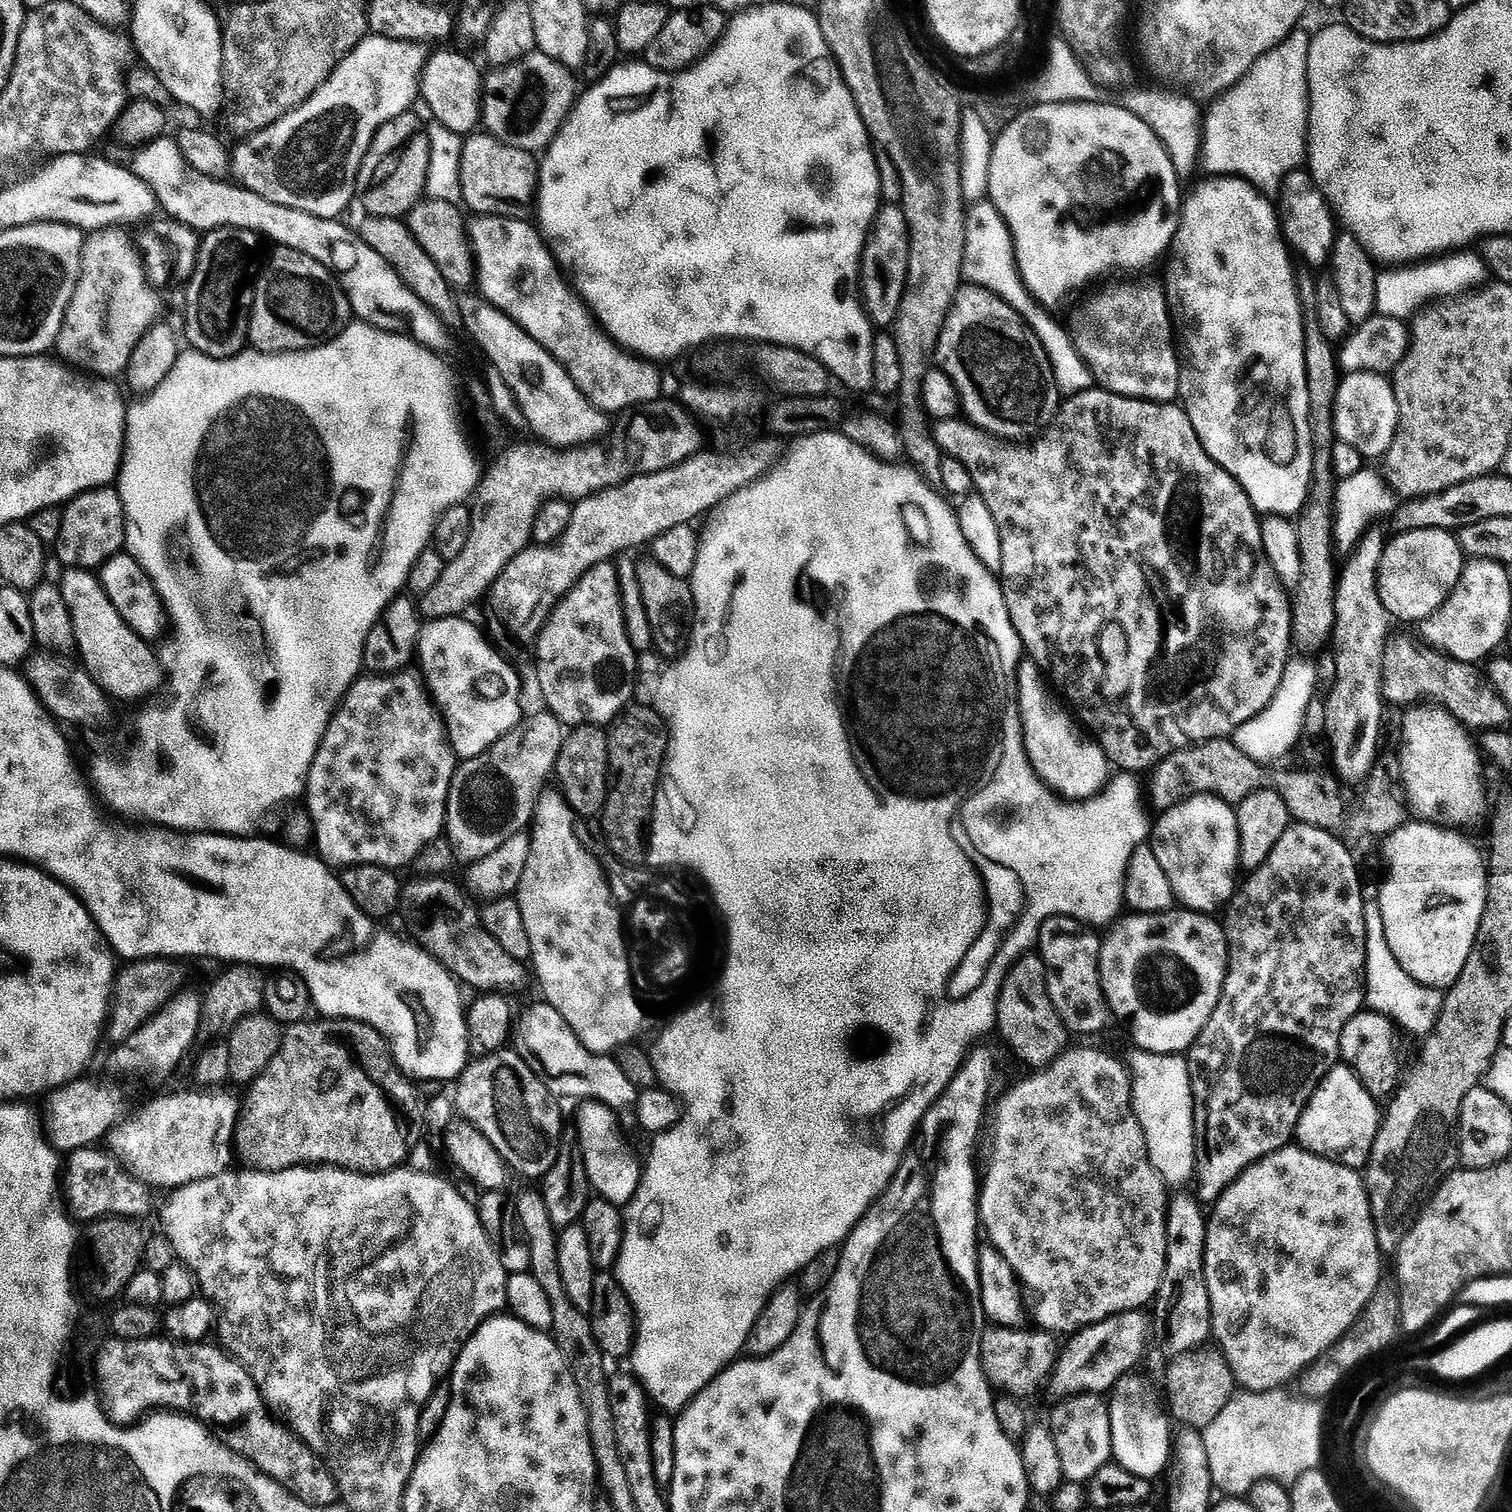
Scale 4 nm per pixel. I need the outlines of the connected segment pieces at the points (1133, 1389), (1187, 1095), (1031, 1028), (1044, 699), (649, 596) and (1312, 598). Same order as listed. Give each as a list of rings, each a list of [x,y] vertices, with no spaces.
[[[1136,1375],[1123,1376],[1111,1389],[1112,1405],[1106,1408],[1106,1414],[1113,1427],[1115,1463],[1123,1471],[1152,1482],[1156,1480],[1155,1476],[1162,1475],[1167,1468],[1169,1471],[1174,1456],[1174,1427],[1166,1411],[1161,1389],[1159,1392],[1146,1377]]]
[[[1133,1051],[1130,1063],[1132,1098],[1130,1107],[1136,1111],[1135,1123],[1142,1133],[1142,1144],[1148,1147],[1148,1160],[1156,1167],[1157,1173],[1163,1174],[1164,1183],[1169,1186],[1184,1186],[1196,1175],[1196,1142],[1198,1139],[1198,1113],[1196,1099],[1192,1097],[1192,1075],[1188,1073],[1188,1062],[1183,1055],[1164,1056],[1161,1052]]]
[[[1038,954],[1020,956],[1000,984],[996,1001],[995,1031],[1016,1051],[1020,1060],[1029,1064],[1029,1069],[1047,1068],[1069,1047],[1070,1033],[1064,1027],[1054,1002],[1050,1002],[1050,990],[1046,986],[1046,966]]]
[[[1024,658],[1020,661],[1016,672],[1016,697],[1020,703],[1024,749],[1040,780],[1066,800],[1079,802],[1099,797],[1110,779],[1108,755],[1091,735],[1082,731],[1077,717],[1057,699],[1045,673],[1033,660]]]
[[[653,558],[637,559],[636,573],[638,590],[642,590],[642,606],[646,606],[646,618],[650,618],[652,648],[660,651],[665,661],[675,662],[684,655],[688,641],[692,639],[692,621],[696,614],[692,585],[687,579],[675,577]]]
[[[1321,509],[1300,512],[1298,516],[1300,534],[1300,561],[1302,562],[1302,578],[1294,589],[1292,603],[1292,642],[1295,651],[1300,654],[1312,654],[1324,643],[1333,639],[1336,628],[1336,585],[1338,583],[1337,553],[1333,547],[1333,535],[1322,531],[1324,514]]]

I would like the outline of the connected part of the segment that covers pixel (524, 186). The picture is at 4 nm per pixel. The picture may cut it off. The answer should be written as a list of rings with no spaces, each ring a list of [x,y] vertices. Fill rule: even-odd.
[[[472,134],[463,141],[461,150],[460,150],[460,195],[462,197],[463,203],[468,203],[470,207],[473,208],[473,213],[482,215],[482,216],[515,216],[519,217],[520,204],[531,205],[533,203],[534,197],[538,192],[538,160],[533,153],[524,152],[520,148],[515,148],[509,144],[504,144],[498,138],[487,134]]]

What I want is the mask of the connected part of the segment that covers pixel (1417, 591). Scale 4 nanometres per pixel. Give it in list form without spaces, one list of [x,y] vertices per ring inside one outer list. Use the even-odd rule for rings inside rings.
[[[1426,528],[1413,532],[1402,532],[1393,537],[1392,541],[1390,539],[1387,541],[1380,563],[1380,597],[1393,621],[1423,622],[1444,607],[1446,598],[1454,590],[1454,586],[1457,586],[1466,563],[1464,547],[1447,528]]]

